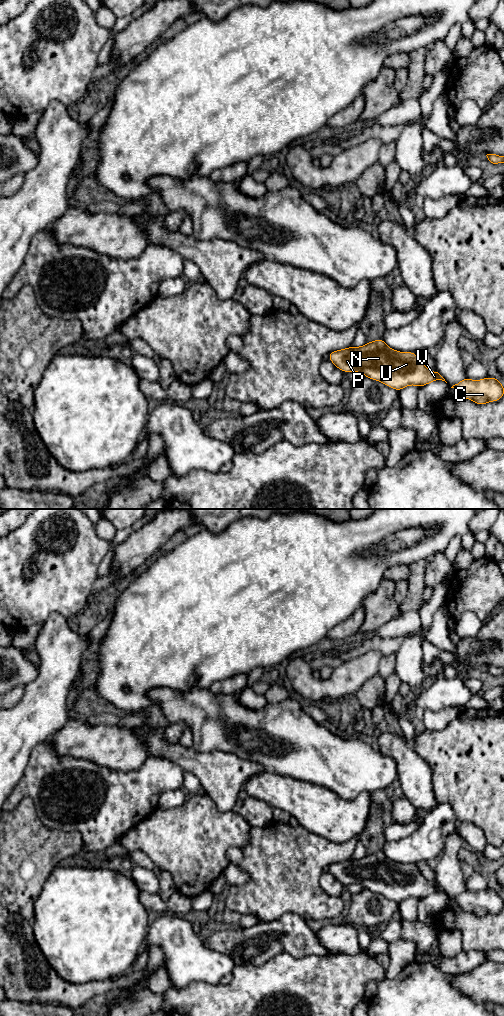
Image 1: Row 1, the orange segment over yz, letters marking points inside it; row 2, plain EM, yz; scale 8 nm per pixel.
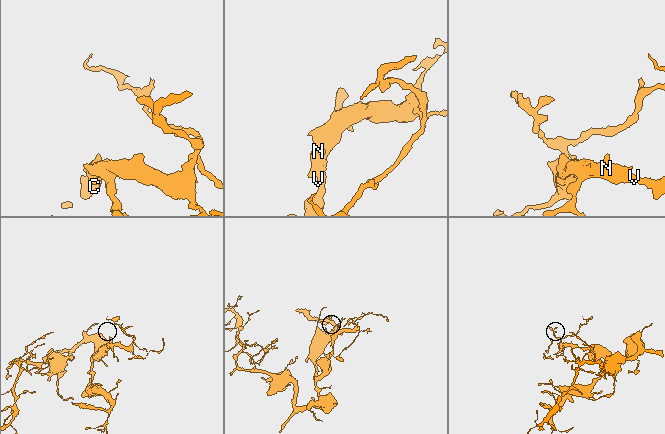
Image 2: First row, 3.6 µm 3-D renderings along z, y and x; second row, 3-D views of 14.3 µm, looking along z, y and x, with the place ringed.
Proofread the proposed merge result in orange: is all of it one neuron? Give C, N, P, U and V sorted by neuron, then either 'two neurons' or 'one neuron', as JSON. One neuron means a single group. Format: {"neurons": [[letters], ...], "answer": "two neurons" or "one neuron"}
{"neurons": [["C", "N", "P", "U", "V"]], "answer": "one neuron"}

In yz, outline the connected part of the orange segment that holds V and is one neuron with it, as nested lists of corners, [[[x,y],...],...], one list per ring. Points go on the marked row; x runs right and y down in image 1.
[[[383,338],[367,342],[364,346],[350,346],[332,351],[328,354],[328,359],[342,372],[360,372],[365,377],[379,381],[398,392],[409,385],[423,387],[433,381],[445,381],[438,372],[425,367],[415,352],[394,350],[385,343]]]

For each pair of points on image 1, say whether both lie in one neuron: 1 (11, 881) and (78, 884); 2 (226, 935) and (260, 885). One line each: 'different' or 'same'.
1: different
2: different

